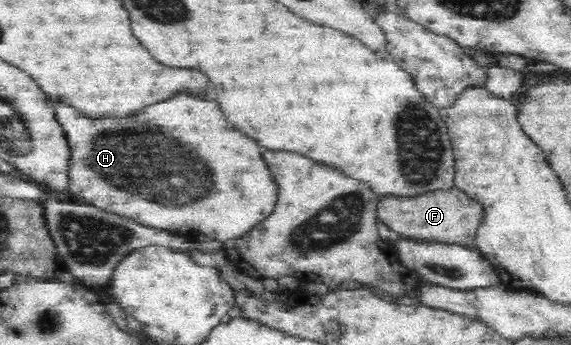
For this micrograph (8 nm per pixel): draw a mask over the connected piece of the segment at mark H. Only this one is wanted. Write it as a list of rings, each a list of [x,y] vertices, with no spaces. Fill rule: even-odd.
[[[179,93],[165,103],[143,109],[137,117],[107,121],[87,119],[77,109],[67,105],[57,105],[55,111],[72,149],[69,193],[73,200],[116,213],[141,225],[170,232],[179,231],[181,237],[193,237],[191,240],[197,243],[201,239],[207,239],[207,233],[208,240],[221,242],[249,233],[271,213],[277,201],[277,187],[269,175],[265,161],[261,159],[259,145],[243,133],[231,129],[217,101],[199,101],[189,97],[187,93]],[[181,143],[187,149],[183,157],[179,151]],[[193,153],[201,163],[195,161]]]

